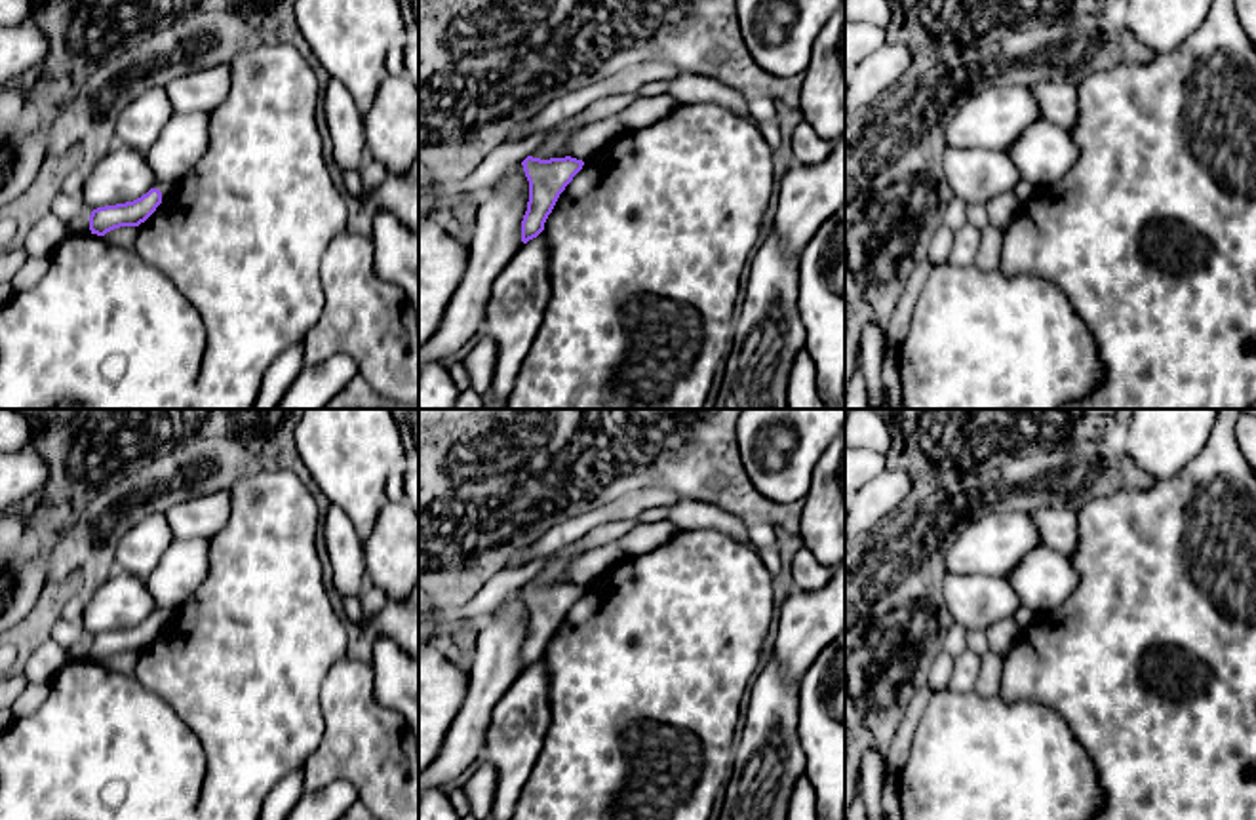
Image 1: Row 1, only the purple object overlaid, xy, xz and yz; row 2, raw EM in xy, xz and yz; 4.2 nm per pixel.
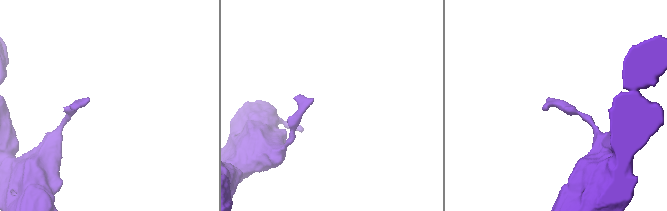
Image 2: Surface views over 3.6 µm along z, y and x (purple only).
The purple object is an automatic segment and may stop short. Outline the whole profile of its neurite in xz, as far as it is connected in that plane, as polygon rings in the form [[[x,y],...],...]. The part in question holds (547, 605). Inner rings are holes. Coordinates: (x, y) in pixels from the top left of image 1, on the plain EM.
[[[527,582],[521,592],[529,607],[529,628],[521,647],[521,668],[527,670],[544,656],[559,620],[582,595],[584,588],[571,582],[550,586]]]

